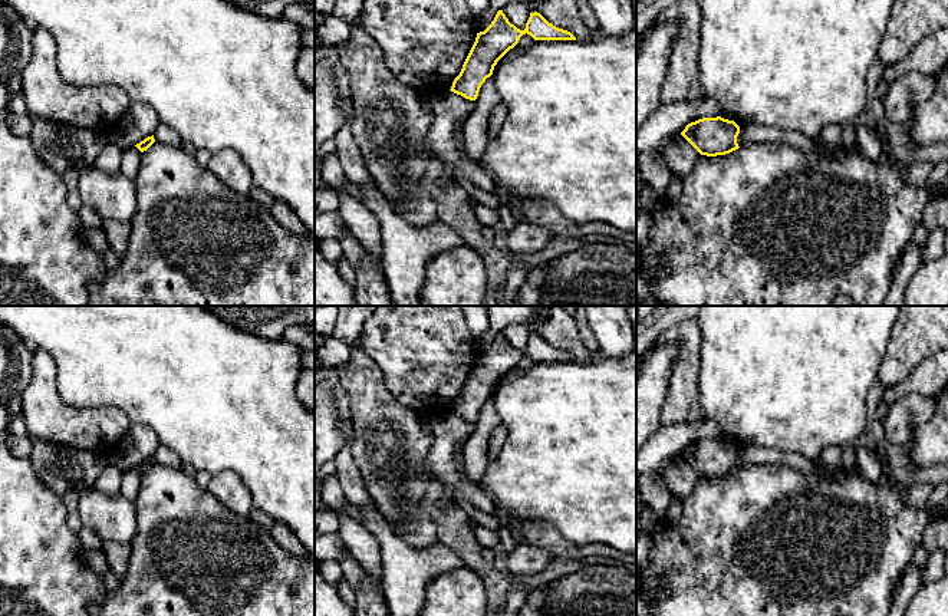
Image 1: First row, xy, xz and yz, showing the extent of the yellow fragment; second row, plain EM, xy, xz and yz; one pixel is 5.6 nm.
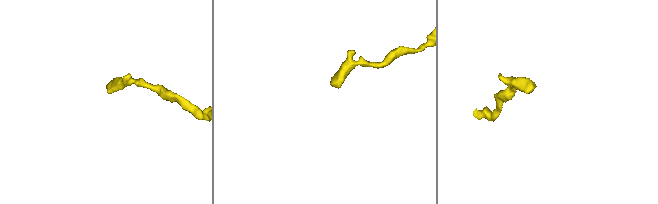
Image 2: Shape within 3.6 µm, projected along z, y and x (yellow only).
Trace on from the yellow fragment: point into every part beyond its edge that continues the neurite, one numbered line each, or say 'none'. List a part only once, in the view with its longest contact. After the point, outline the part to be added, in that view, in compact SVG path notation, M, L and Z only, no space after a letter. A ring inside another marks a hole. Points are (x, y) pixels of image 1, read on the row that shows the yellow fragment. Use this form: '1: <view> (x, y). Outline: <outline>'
none

